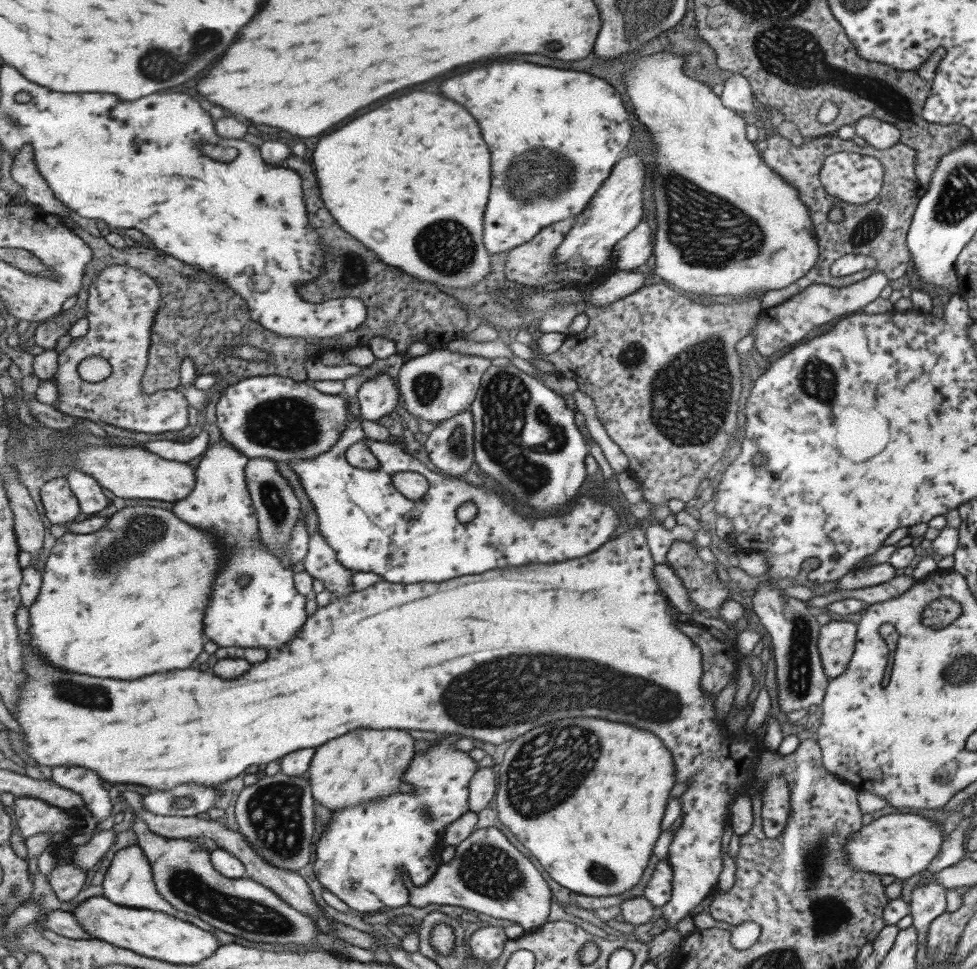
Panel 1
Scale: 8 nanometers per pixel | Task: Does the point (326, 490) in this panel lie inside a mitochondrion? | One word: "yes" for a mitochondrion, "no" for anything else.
yes

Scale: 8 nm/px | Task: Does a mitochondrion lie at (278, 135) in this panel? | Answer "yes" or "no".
no

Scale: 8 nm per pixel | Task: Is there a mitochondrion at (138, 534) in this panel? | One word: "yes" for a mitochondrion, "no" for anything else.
yes

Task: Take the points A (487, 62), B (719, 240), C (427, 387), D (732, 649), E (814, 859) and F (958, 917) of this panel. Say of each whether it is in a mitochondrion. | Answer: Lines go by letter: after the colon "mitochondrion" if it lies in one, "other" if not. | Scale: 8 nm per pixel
A: other
B: mitochondrion
C: mitochondrion
D: other
E: mitochondrion
F: other

